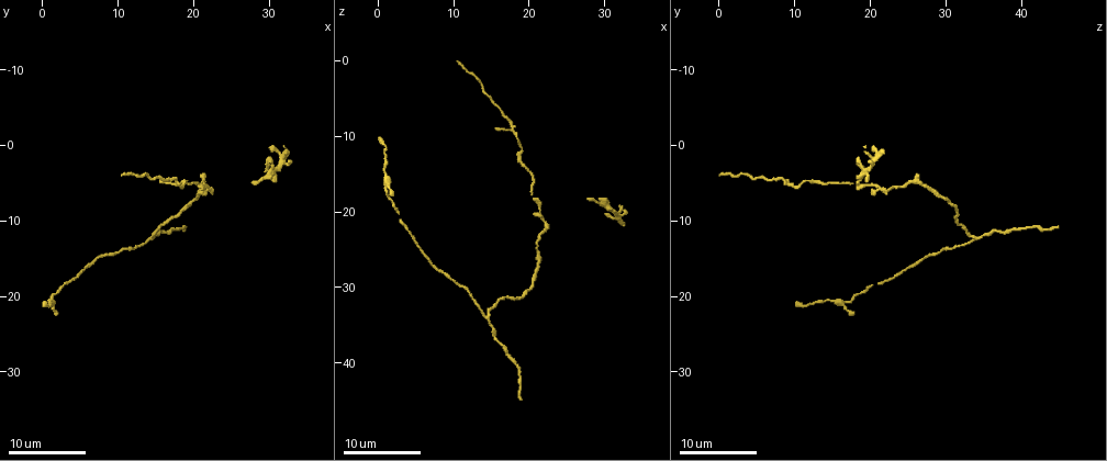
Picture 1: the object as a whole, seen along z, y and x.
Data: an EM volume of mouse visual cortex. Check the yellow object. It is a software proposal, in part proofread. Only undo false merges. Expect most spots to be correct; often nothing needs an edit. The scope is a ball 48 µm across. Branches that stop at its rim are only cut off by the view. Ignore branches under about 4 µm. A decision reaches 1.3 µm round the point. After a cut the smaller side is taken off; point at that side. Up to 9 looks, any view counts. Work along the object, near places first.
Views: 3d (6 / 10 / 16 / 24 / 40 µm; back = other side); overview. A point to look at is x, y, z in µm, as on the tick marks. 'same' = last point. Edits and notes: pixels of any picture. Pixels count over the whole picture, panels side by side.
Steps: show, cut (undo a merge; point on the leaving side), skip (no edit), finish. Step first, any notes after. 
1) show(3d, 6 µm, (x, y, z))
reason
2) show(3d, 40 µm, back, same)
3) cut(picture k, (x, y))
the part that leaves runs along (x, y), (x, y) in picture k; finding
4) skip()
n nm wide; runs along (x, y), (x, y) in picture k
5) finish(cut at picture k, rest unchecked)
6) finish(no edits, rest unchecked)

show(3d, 10 µm, (22.0, 5.5, 22.0))
arms part here

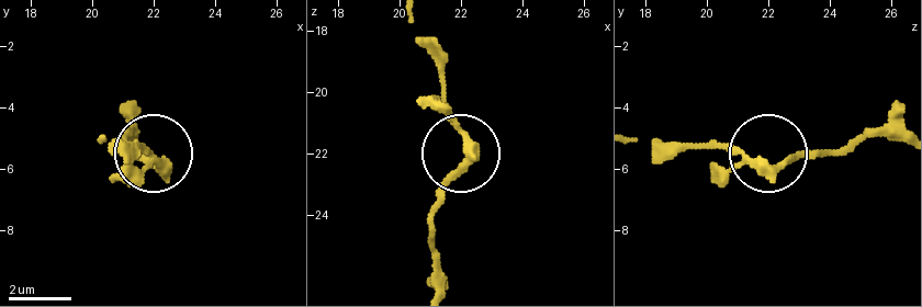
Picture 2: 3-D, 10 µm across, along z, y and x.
skip()
runs along (898, 141), (867, 134), (780, 162), (726, 149), (665, 149) in picture 2; one cell here

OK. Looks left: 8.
show(3d, 6 µm, (29.0, 4.0, 18.5))
three-way junction

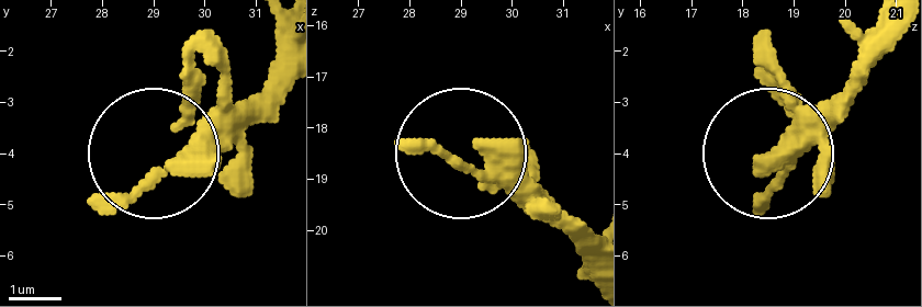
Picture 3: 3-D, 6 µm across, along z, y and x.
skip()
one cell here

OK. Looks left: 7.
show(3d, 10 µm, (18.5, 5.5, 10.5))
thick turns thin

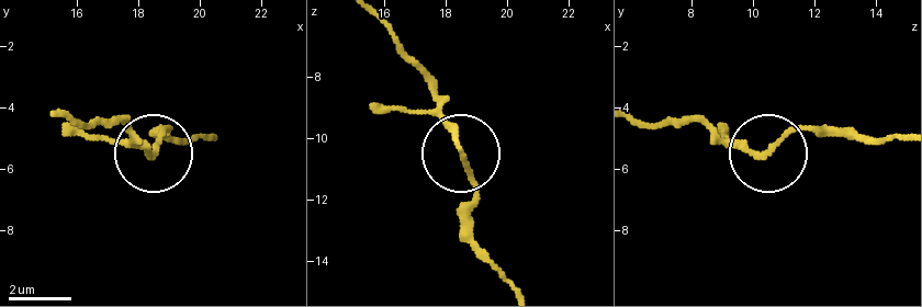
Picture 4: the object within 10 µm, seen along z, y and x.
skip()
runs along (514, 283), (476, 243), (474, 180), (429, 89) in picture 4; all the same cell

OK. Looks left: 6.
show(3d, 6 µm, (14.5, 12.5, 34.0))
three arms meet

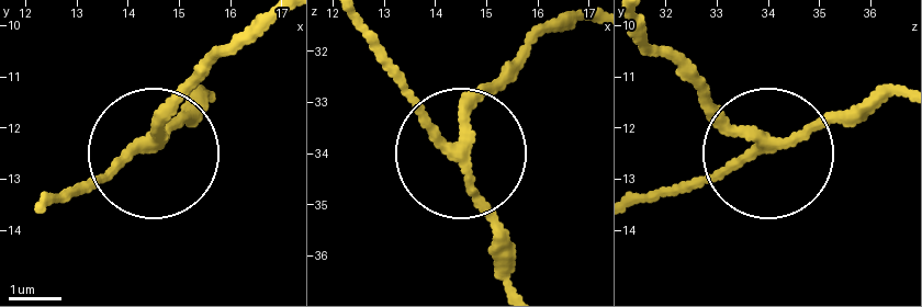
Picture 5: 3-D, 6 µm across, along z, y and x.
show(3d, 6 µm, back, (14.45, 12.30, 34.05))

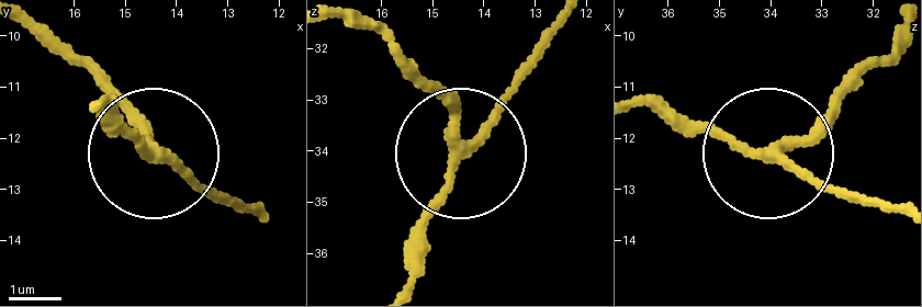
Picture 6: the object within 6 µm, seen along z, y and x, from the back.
skip()
3 arms; runs along (901, 34), (800, 135), (749, 152), (674, 117) in picture 6; one cell here

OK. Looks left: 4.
finish(no edits, rest unchecked)

